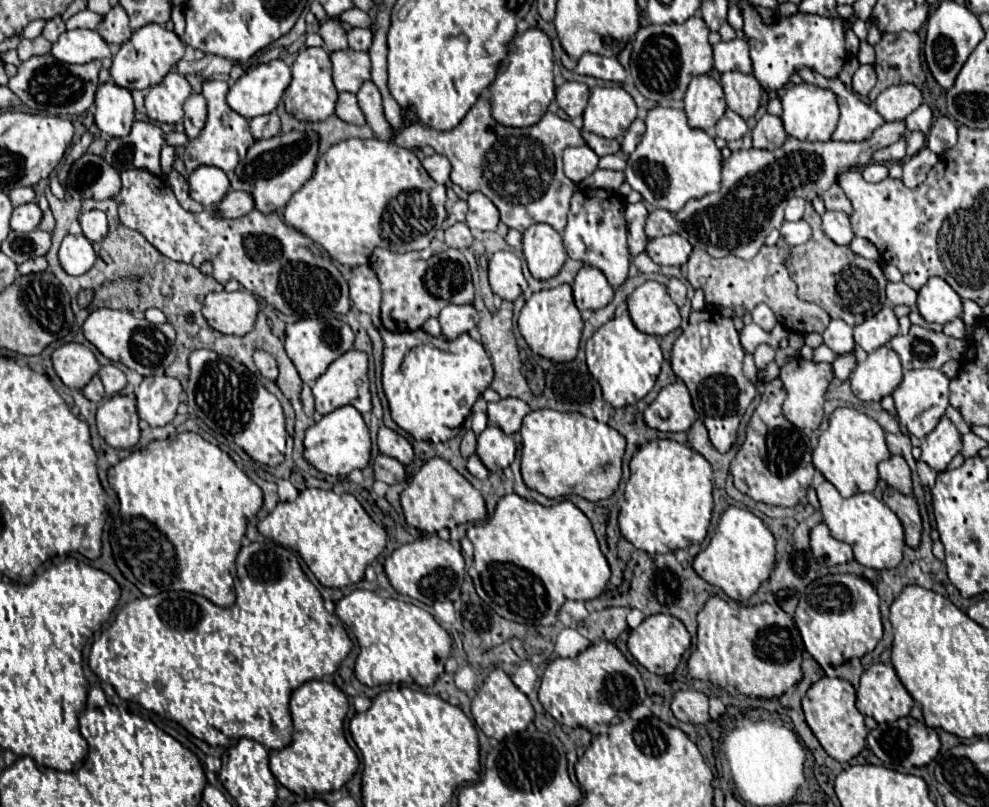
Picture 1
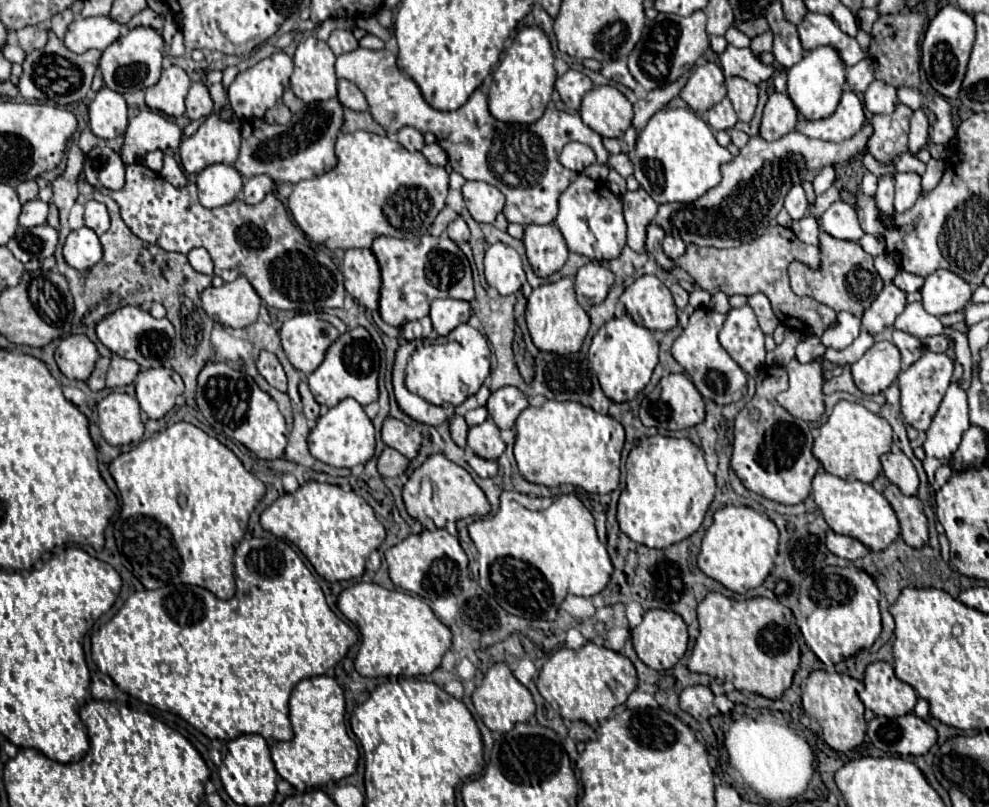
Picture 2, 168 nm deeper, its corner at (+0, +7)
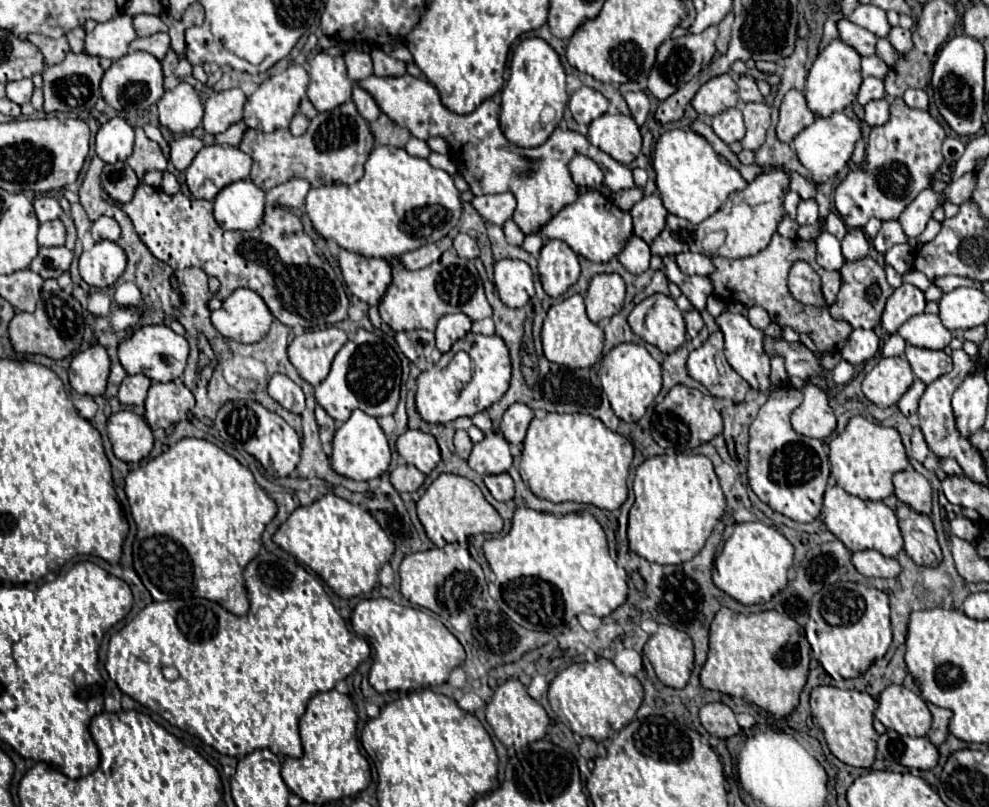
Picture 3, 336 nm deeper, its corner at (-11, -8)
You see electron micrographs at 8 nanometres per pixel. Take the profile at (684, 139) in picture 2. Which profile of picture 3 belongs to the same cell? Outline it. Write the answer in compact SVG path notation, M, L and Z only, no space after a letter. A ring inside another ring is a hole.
M692 130L664 132L656 142L652 164L656 170L656 186L660 190L664 208L670 214L694 224L712 216L732 192L742 190L748 184L728 162L720 162L720 156L714 152L714 148Z

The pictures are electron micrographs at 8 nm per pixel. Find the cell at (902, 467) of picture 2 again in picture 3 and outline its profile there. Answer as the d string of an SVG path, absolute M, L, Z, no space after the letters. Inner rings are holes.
M908 468L894 474L894 488L898 500L908 504L912 510L920 514L930 514L932 510L932 488L930 482L918 474L916 470Z

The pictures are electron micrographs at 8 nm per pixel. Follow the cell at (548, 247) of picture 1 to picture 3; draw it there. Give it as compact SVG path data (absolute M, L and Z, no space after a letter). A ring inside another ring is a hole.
M548 240L538 258L538 272L544 292L552 298L562 296L580 276L578 254L560 240Z

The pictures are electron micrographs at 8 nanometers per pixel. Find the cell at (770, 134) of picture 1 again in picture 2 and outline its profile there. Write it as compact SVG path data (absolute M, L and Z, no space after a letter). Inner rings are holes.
M771 93L763 109L759 135L765 141L775 141L795 129L797 109L785 93Z

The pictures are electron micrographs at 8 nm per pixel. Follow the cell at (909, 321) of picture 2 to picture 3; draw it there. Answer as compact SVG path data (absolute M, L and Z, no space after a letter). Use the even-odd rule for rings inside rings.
M938 314L912 316L900 326L898 334L908 344L930 348L930 350L944 350L952 340L952 332L942 324Z

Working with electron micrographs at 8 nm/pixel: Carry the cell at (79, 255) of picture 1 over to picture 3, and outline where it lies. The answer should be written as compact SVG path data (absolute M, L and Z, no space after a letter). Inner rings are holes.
M110 240L96 242L80 256L80 276L96 288L112 286L126 270L126 252Z

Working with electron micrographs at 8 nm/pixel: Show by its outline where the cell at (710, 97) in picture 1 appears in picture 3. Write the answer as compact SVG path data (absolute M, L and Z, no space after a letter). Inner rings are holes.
M730 74L716 76L700 86L696 96L692 98L692 106L698 114L716 116L728 108L734 108L738 104L738 90L736 82L730 78Z

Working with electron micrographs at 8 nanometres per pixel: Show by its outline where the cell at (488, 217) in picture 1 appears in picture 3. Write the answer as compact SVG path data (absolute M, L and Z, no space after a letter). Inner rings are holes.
M510 192L504 194L490 194L490 196L476 196L472 200L472 206L480 212L480 216L486 222L502 226L506 220L512 218L512 212L516 208L516 200Z

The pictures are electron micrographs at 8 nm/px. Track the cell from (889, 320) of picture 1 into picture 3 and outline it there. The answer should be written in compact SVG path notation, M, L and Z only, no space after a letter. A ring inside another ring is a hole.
M904 282L894 290L890 300L886 302L886 310L882 314L882 330L886 334L894 334L910 316L922 314L924 306L926 306L924 292Z

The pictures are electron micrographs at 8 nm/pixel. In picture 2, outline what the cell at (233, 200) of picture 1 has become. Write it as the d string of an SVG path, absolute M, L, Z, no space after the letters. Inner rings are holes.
M259 175L259 177L251 177L243 181L243 201L247 201L247 205L257 205L263 201L263 197L267 193L271 193L273 183L267 175Z

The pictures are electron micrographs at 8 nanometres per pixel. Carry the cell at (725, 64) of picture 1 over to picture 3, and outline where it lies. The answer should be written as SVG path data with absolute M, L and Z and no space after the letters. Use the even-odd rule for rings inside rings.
M740 76L738 94L740 94L740 102L744 102L744 104L748 104L748 102L764 102L764 96L760 94L754 78L750 78L750 76Z

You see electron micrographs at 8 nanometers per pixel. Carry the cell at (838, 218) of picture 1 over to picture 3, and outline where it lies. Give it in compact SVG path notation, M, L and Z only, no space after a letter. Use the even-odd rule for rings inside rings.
M852 228L848 230L846 238L842 240L842 254L848 262L854 262L854 260L860 260L868 254L870 250L870 244L864 236L864 232L860 228Z

